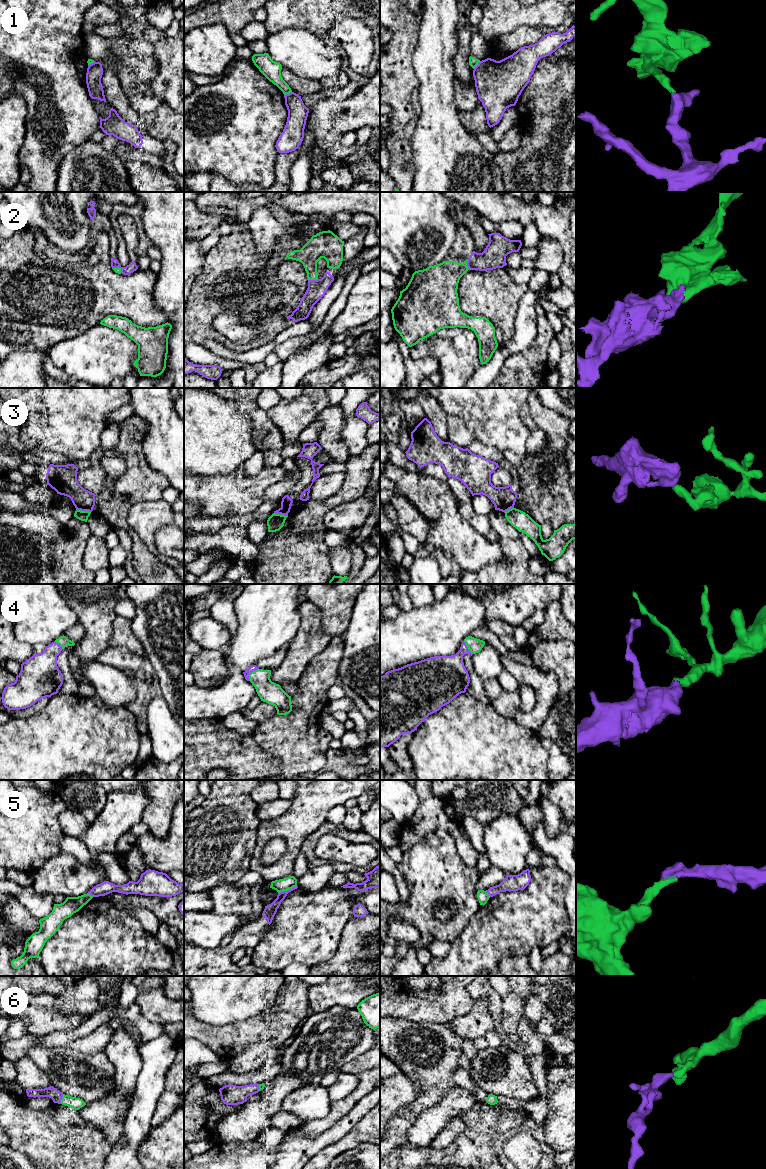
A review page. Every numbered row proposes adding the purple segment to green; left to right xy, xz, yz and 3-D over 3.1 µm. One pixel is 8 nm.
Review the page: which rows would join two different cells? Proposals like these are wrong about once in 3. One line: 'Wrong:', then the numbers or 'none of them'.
Wrong: 1, 3, 5

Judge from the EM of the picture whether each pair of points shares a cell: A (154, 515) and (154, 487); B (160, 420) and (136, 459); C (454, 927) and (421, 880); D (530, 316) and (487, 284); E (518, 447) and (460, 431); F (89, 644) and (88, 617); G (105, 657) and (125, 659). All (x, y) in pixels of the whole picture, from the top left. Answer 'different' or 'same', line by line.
A: different
B: different
C: same
D: different
E: different
F: same
G: same

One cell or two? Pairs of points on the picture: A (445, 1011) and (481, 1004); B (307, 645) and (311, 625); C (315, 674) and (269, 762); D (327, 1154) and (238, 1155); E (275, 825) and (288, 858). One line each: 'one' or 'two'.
A: two
B: one
C: two
D: two
E: one

